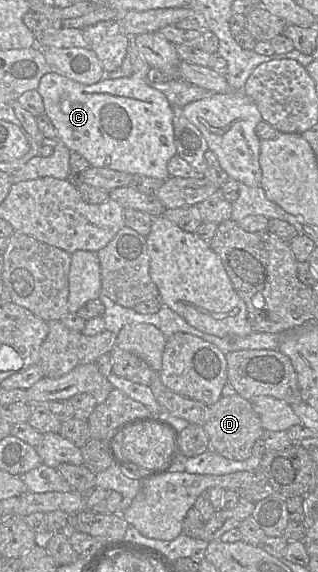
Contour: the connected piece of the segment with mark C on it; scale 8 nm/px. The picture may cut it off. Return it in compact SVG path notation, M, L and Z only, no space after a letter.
M130 38L126 56L132 64L132 74L129 77L104 78L94 84L82 84L56 72L43 75L37 90L42 97L44 111L57 131L58 141L62 141L70 151L85 157L90 166L168 179L170 175L167 163L176 155L172 106L162 92L149 84L147 73L150 66L141 56L133 38Z

